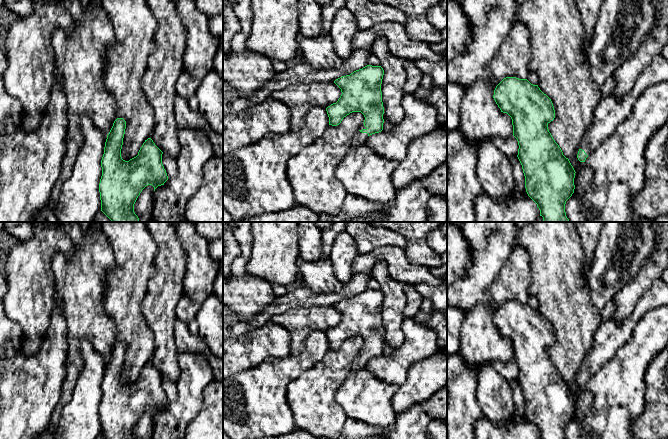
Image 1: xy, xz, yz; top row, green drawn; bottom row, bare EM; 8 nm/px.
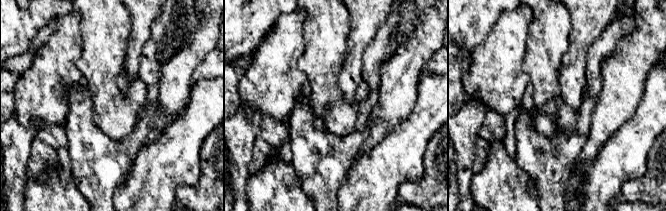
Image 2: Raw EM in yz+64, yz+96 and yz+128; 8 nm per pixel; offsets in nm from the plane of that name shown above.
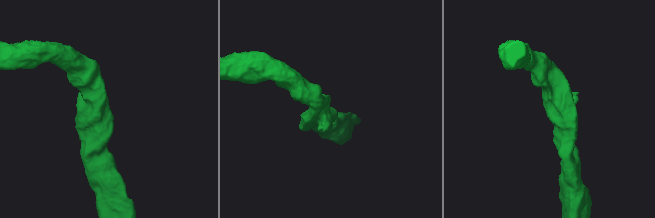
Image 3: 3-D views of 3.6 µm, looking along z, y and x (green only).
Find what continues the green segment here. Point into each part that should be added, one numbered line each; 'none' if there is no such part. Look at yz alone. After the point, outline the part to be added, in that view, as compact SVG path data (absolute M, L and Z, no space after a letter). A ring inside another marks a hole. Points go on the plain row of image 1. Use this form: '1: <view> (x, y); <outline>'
1: yz (610, 336); M660 278L652 283L636 303L632 314L622 323L616 323L613 318L601 323L585 355L580 373L589 380L626 344L636 324L647 312L665 305L668 305L668 285Z

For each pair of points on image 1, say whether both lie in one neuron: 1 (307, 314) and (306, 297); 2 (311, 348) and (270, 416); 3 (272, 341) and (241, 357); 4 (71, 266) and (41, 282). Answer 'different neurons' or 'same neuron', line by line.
1: different neurons
2: same neuron
3: same neuron
4: different neurons

